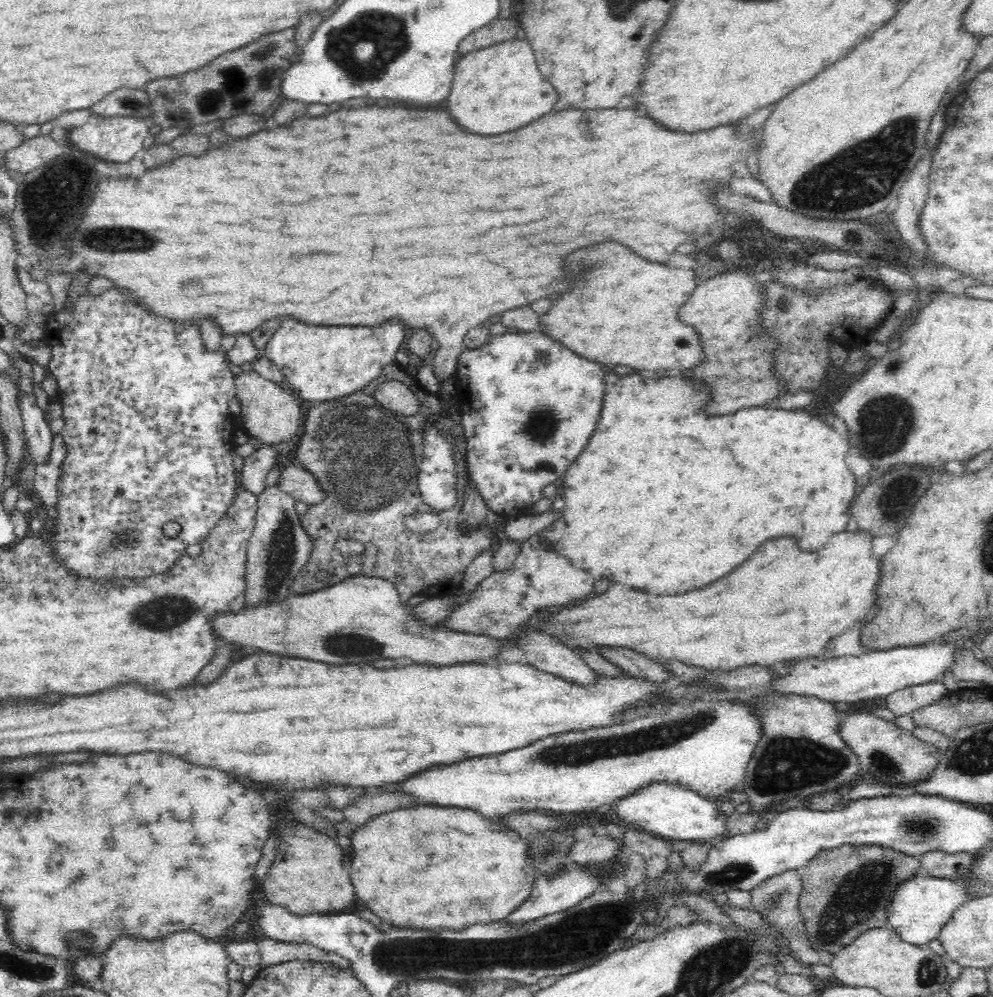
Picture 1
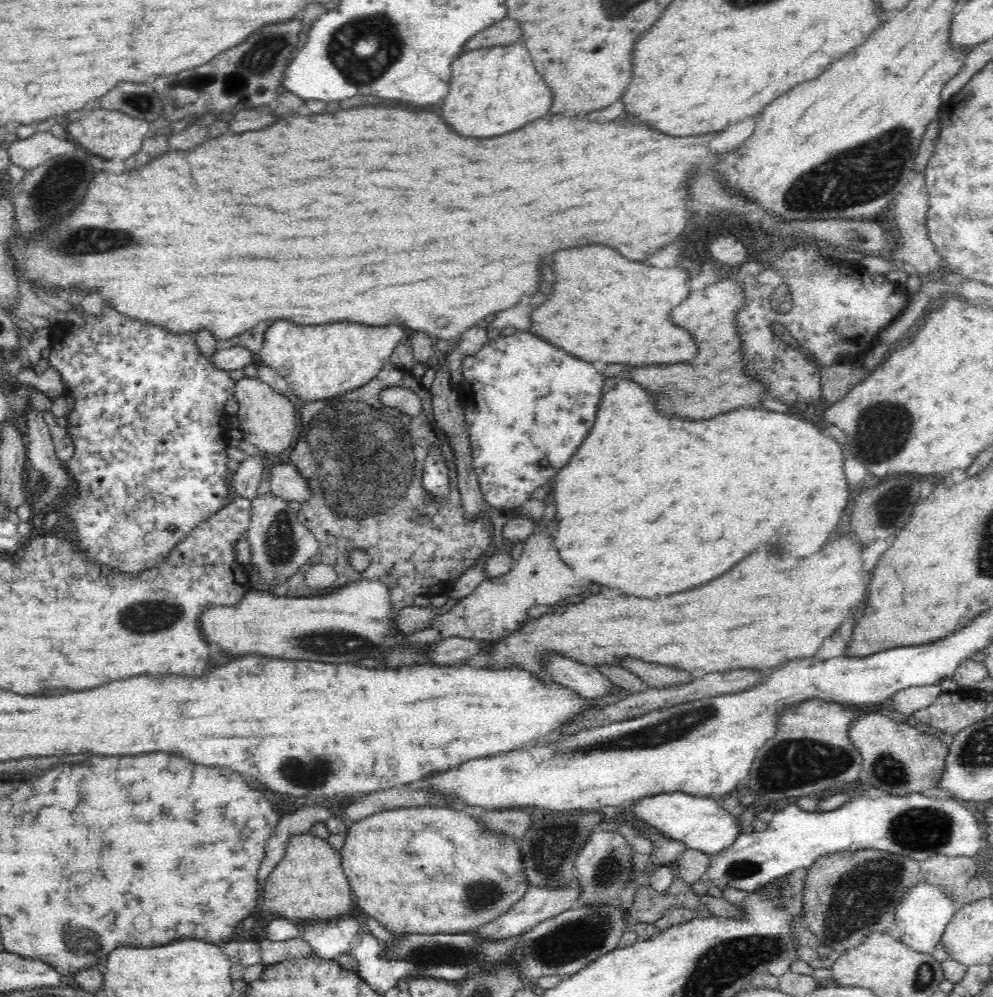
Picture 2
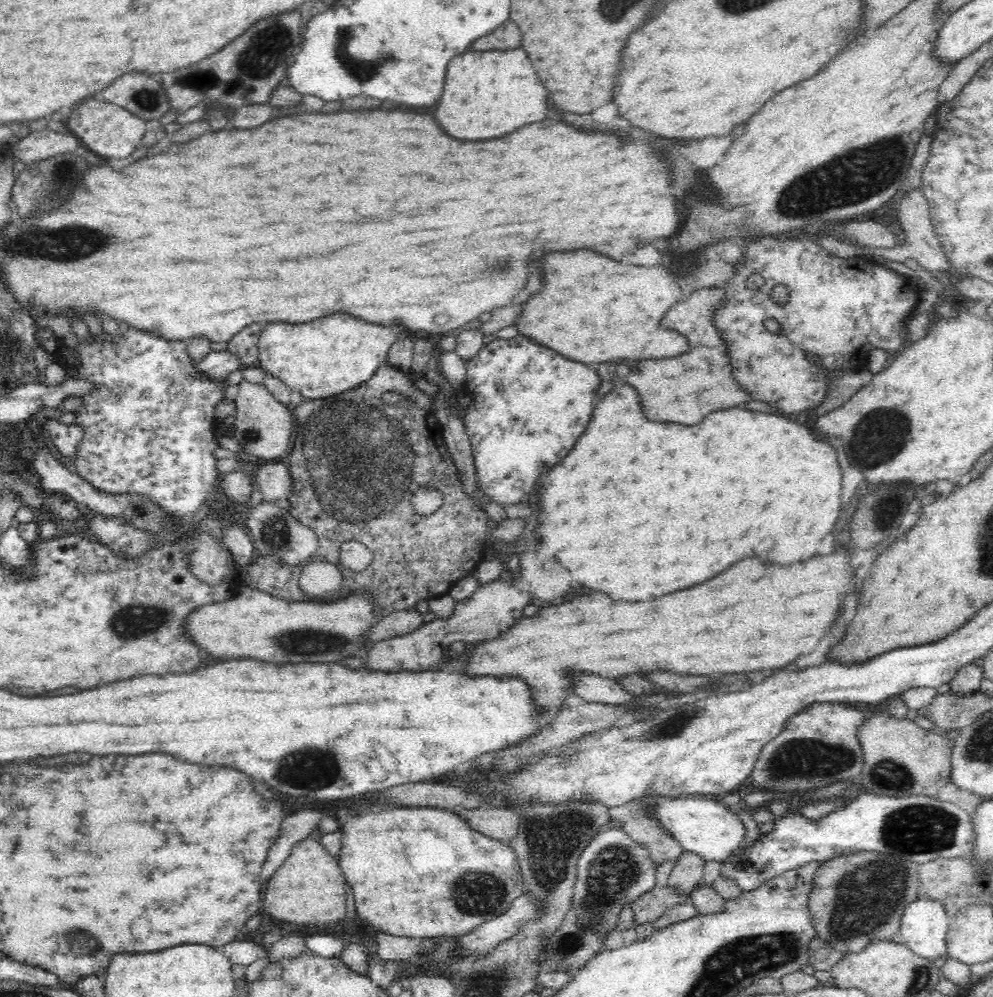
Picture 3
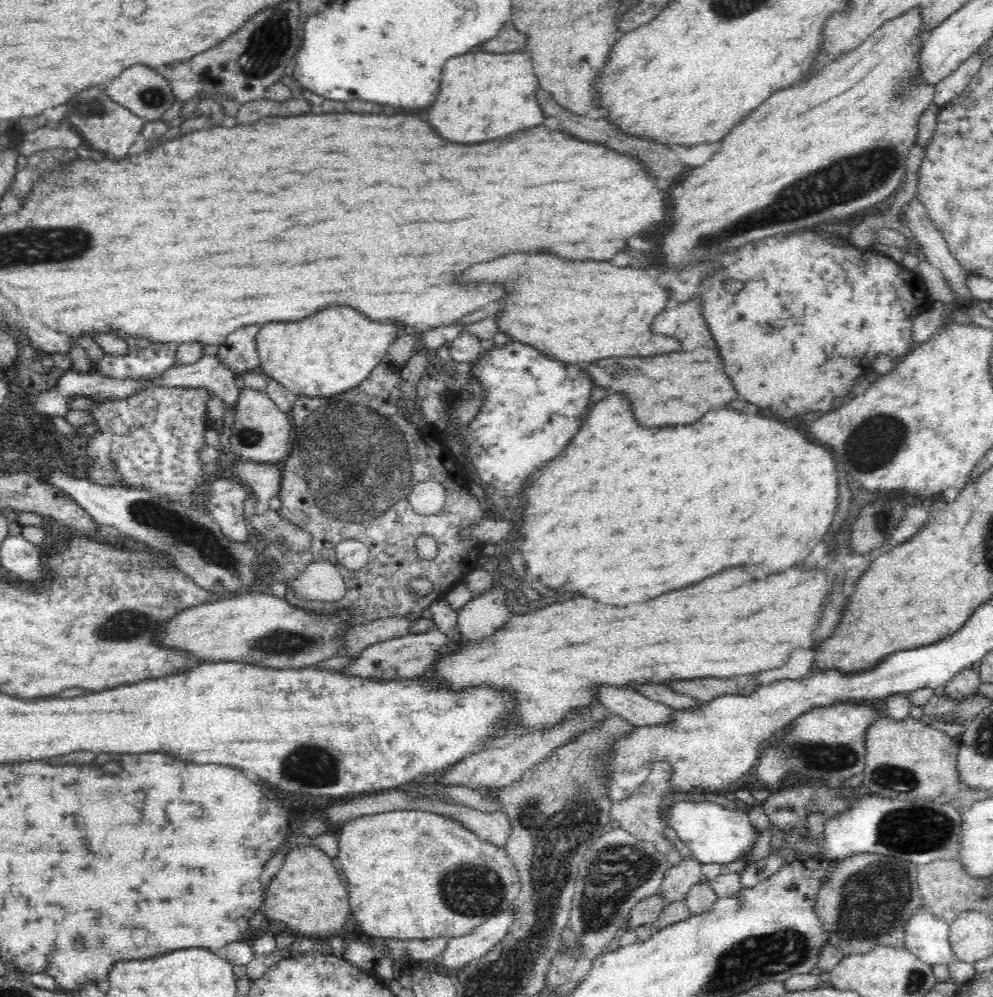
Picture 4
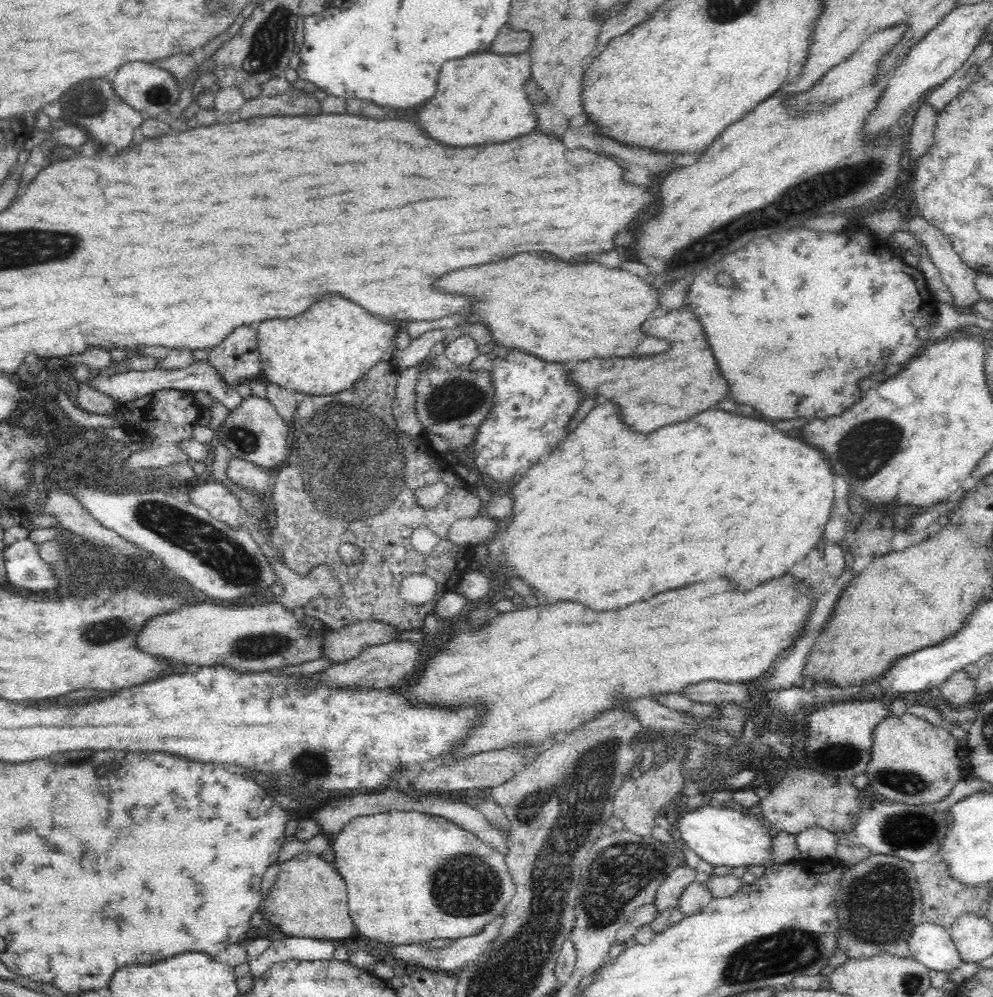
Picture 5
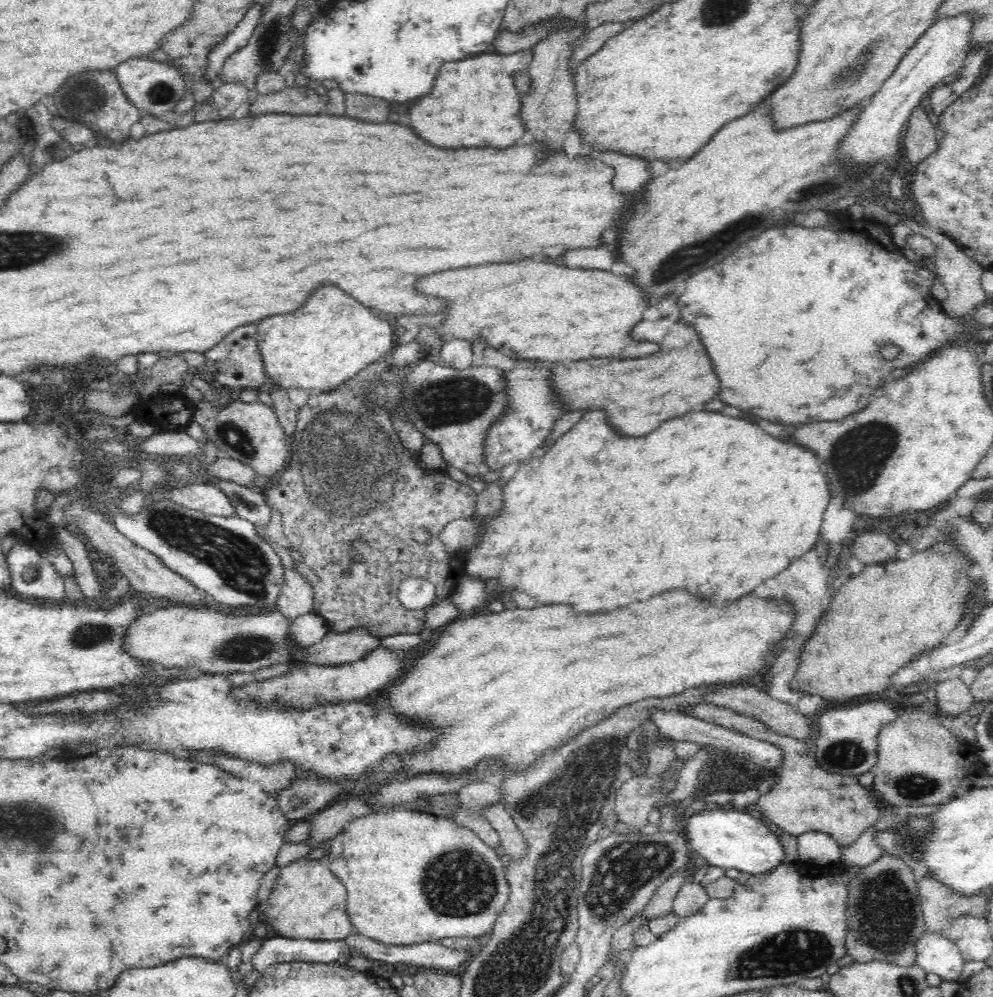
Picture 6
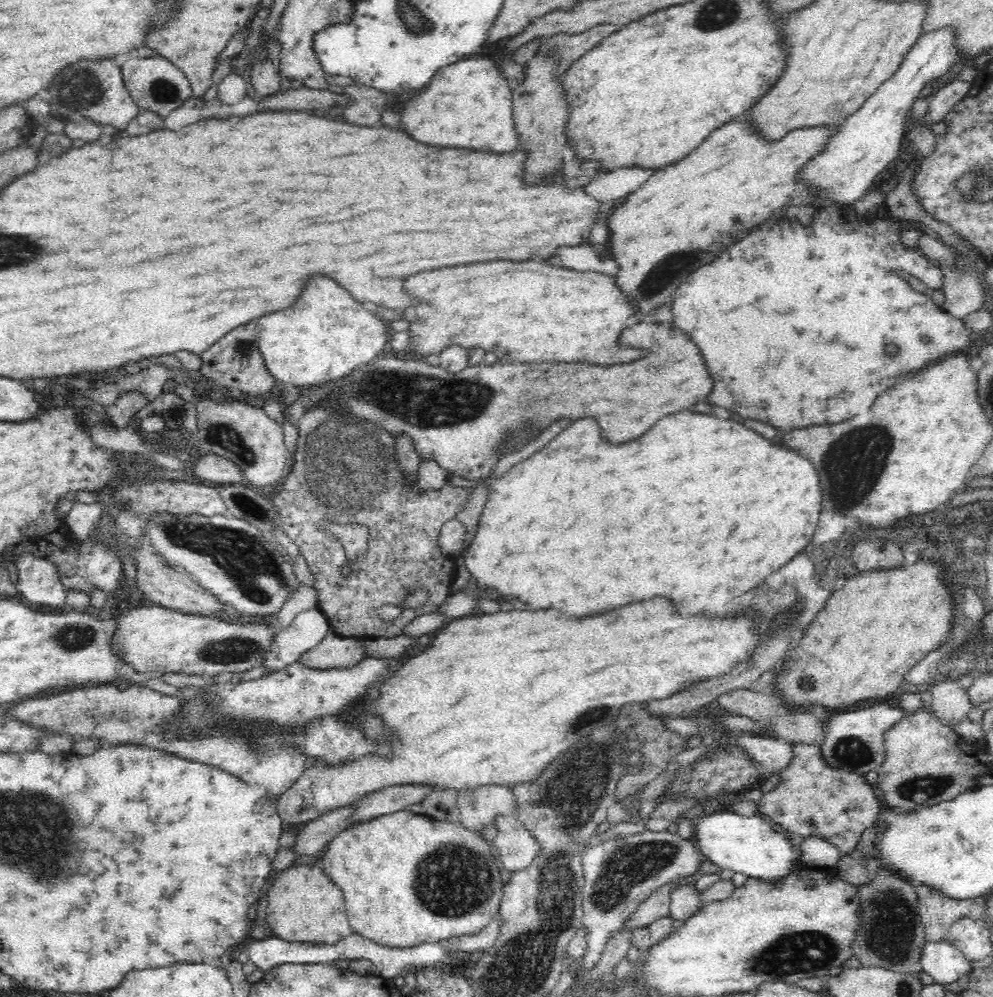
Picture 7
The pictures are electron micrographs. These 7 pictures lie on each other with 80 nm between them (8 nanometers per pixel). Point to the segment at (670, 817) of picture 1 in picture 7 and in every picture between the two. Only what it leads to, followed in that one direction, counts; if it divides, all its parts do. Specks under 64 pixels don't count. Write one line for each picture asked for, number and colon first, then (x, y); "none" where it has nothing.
2: (699, 822)
3: (706, 827)
4: (721, 833)
5: (722, 836)
6: (730, 839)
7: (752, 845)

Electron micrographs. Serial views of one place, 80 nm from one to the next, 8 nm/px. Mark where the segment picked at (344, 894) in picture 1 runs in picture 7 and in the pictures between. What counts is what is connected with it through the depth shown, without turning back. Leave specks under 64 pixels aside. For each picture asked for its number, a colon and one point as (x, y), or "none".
2: (309, 884)
3: (309, 888)
4: (307, 893)
5: (308, 900)
6: (307, 901)
7: (304, 905)

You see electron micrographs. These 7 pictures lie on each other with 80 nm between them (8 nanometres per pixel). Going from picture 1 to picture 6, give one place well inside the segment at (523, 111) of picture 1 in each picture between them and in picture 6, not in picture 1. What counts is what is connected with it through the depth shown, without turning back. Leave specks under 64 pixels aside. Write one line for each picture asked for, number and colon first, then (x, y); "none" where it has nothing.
2: (495, 90)
3: (488, 93)
4: (483, 95)
5: (480, 98)
6: (474, 102)

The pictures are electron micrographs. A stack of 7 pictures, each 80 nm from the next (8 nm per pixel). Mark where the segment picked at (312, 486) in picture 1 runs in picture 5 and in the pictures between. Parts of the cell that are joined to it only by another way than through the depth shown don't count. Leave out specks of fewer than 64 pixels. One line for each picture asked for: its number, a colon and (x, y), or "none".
2: (285, 482)
3: (273, 479)
4: (263, 480)
5: (245, 474)

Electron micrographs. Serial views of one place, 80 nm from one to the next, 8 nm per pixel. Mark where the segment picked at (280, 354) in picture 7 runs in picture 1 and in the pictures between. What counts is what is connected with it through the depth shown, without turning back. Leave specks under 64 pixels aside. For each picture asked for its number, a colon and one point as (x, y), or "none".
1: (320, 363)
2: (320, 361)
3: (318, 359)
4: (321, 356)
5: (333, 345)
6: (333, 337)

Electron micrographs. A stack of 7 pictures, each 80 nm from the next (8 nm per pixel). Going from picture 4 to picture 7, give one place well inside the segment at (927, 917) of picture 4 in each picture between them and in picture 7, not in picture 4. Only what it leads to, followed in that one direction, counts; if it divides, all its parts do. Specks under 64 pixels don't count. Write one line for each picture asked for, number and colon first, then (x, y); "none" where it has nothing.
5: (931, 944)
6: (936, 953)
7: (941, 960)

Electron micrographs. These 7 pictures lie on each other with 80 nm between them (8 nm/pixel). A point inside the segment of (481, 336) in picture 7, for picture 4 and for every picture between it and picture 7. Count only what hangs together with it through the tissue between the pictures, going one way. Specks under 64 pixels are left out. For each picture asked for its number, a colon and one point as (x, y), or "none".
4: (556, 299)
5: (558, 311)
6: (541, 311)

